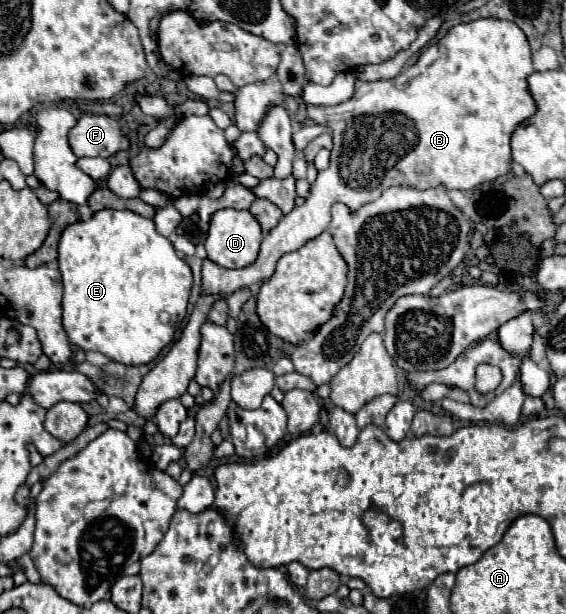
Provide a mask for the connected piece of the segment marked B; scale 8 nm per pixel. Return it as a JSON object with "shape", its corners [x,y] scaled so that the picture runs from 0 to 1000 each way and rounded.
{"shape":[[[839,31],[829,37],[811,37],[797,44],[786,57],[786,70],[769,70],[754,77],[733,106],[716,112],[708,122],[687,132],[627,132],[627,151],[617,164],[592,174],[542,174],[542,187],[585,213],[588,243],[585,265],[574,279],[564,279],[560,295],[553,298],[546,321],[532,337],[521,337],[504,350],[493,366],[468,383],[454,422],[429,438],[394,438],[369,422],[359,422],[359,477],[348,493],[348,503],[337,510],[334,526],[327,529],[320,552],[302,565],[302,572],[253,614],[253,624],[239,643],[242,676],[263,682],[274,676],[277,663],[299,650],[316,650],[348,601],[348,568],[352,568],[352,533],[366,520],[373,493],[387,484],[398,484],[426,467],[443,461],[465,461],[486,441],[486,432],[496,415],[535,402],[542,393],[571,379],[585,360],[585,334],[602,327],[620,344],[634,340],[641,331],[666,324],[680,308],[694,301],[716,305],[772,305],[786,301],[790,308],[836,308],[857,295],[871,295],[903,279],[903,239],[899,223],[906,210],[945,184],[945,168],[931,148],[931,125],[942,119],[938,80],[928,54],[903,34],[885,31]]]}

